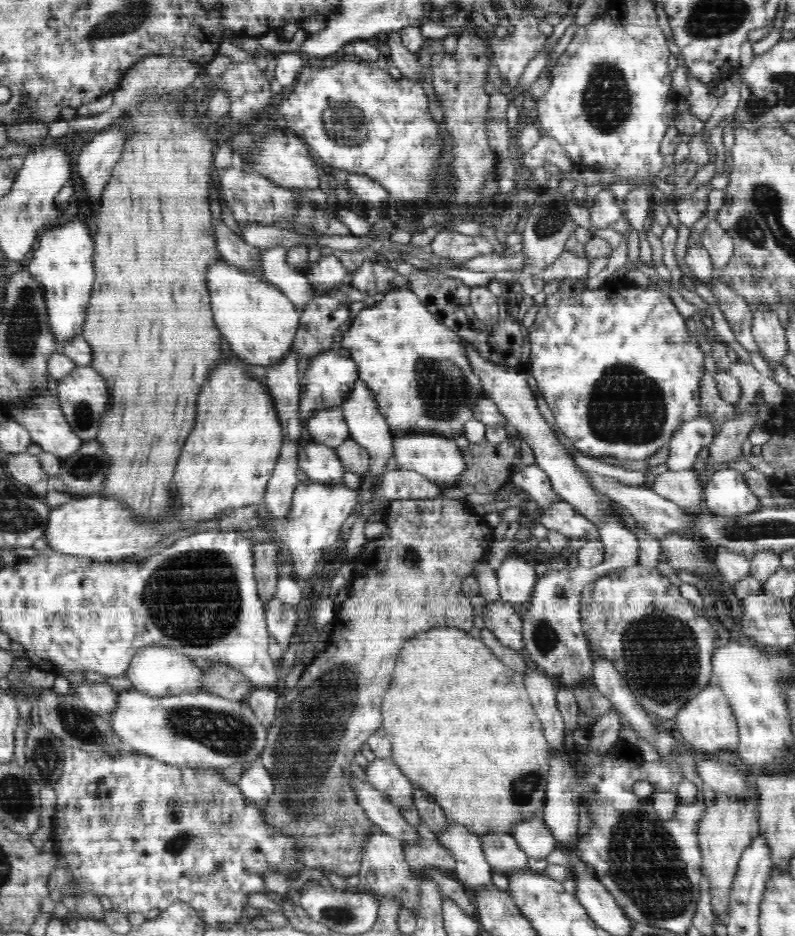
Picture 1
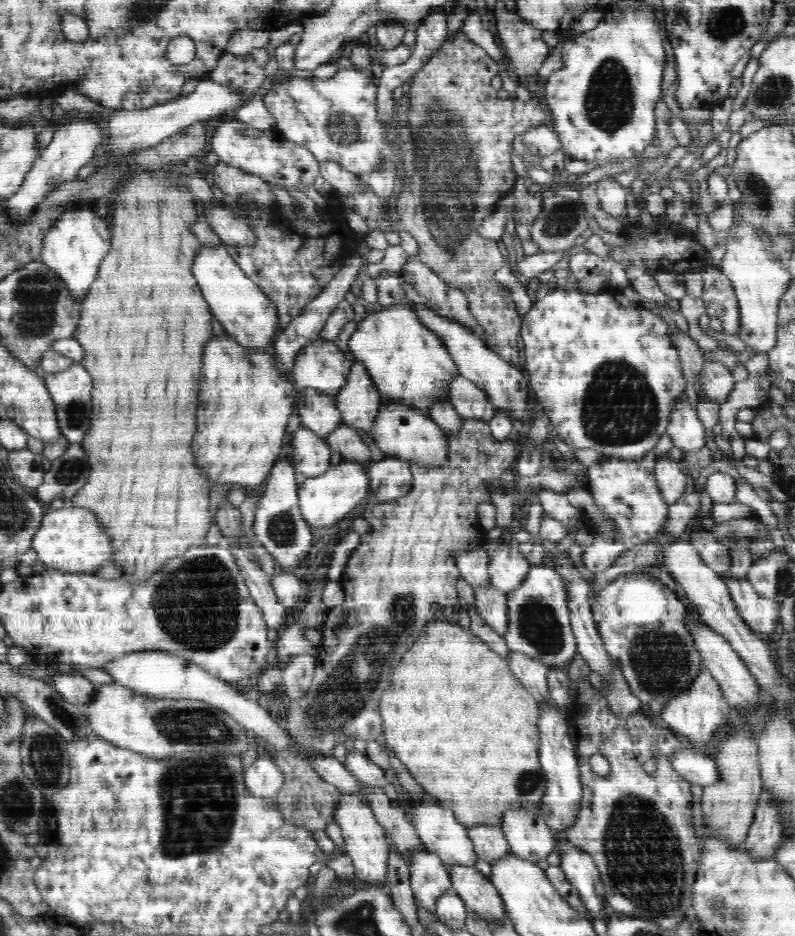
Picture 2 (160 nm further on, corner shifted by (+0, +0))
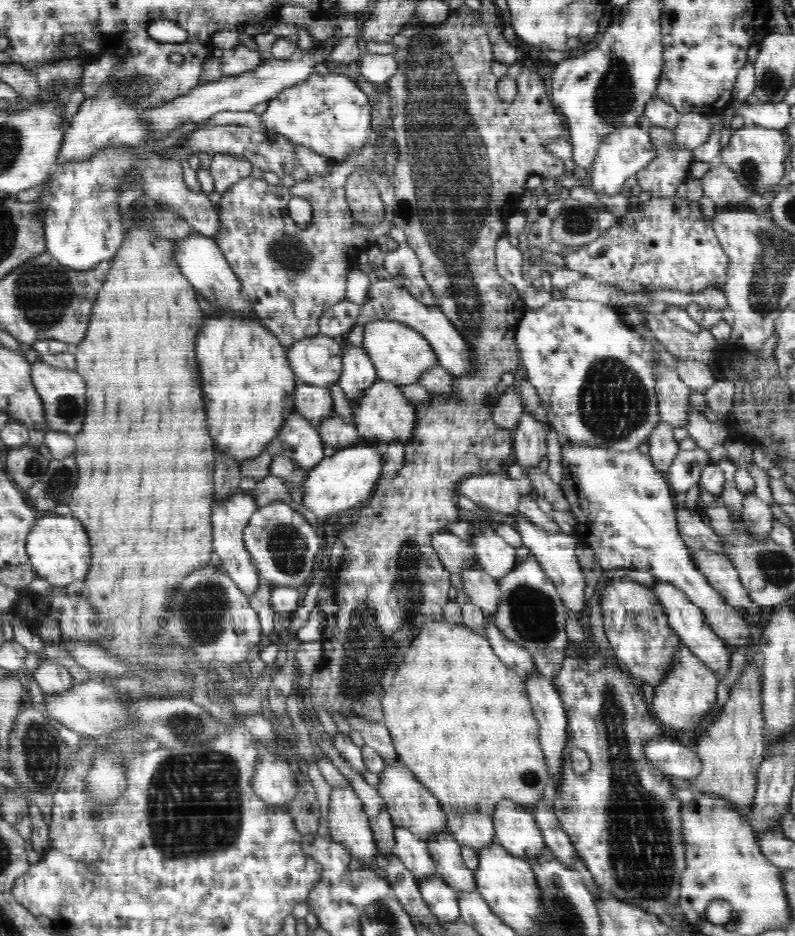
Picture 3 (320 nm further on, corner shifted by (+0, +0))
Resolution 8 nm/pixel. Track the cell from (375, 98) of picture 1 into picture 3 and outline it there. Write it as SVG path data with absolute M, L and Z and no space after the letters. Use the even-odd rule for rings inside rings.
M311 74L306 80L282 90L267 104L266 111L260 114L267 131L277 132L294 145L311 148L329 160L343 161L374 139L368 97L346 75Z

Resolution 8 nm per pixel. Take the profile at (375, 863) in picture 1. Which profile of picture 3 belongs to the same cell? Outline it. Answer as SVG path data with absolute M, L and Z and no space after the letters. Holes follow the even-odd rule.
M333 787L329 801L330 839L343 844L363 866L375 868L377 842L360 797L348 787Z

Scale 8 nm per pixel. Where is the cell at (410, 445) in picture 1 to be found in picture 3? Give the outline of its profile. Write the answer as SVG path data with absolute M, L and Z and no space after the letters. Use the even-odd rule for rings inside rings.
M378 379L374 385L365 390L365 393L362 393L362 396L352 404L354 426L361 439L386 447L392 442L408 444L416 428L417 414L414 406L408 405L401 389L394 383Z

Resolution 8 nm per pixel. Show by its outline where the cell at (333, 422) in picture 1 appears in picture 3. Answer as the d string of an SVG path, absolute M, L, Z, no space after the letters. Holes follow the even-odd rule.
M299 382L293 394L295 412L304 416L313 425L319 425L334 412L332 395L326 387Z

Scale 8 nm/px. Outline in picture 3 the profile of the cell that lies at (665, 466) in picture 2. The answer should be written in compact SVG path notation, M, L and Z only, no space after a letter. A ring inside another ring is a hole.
M664 419L657 422L656 430L652 431L652 436L648 438L650 445L649 456L653 461L654 467L662 474L666 474L674 462L678 451L679 443L674 439L673 430L670 423Z

